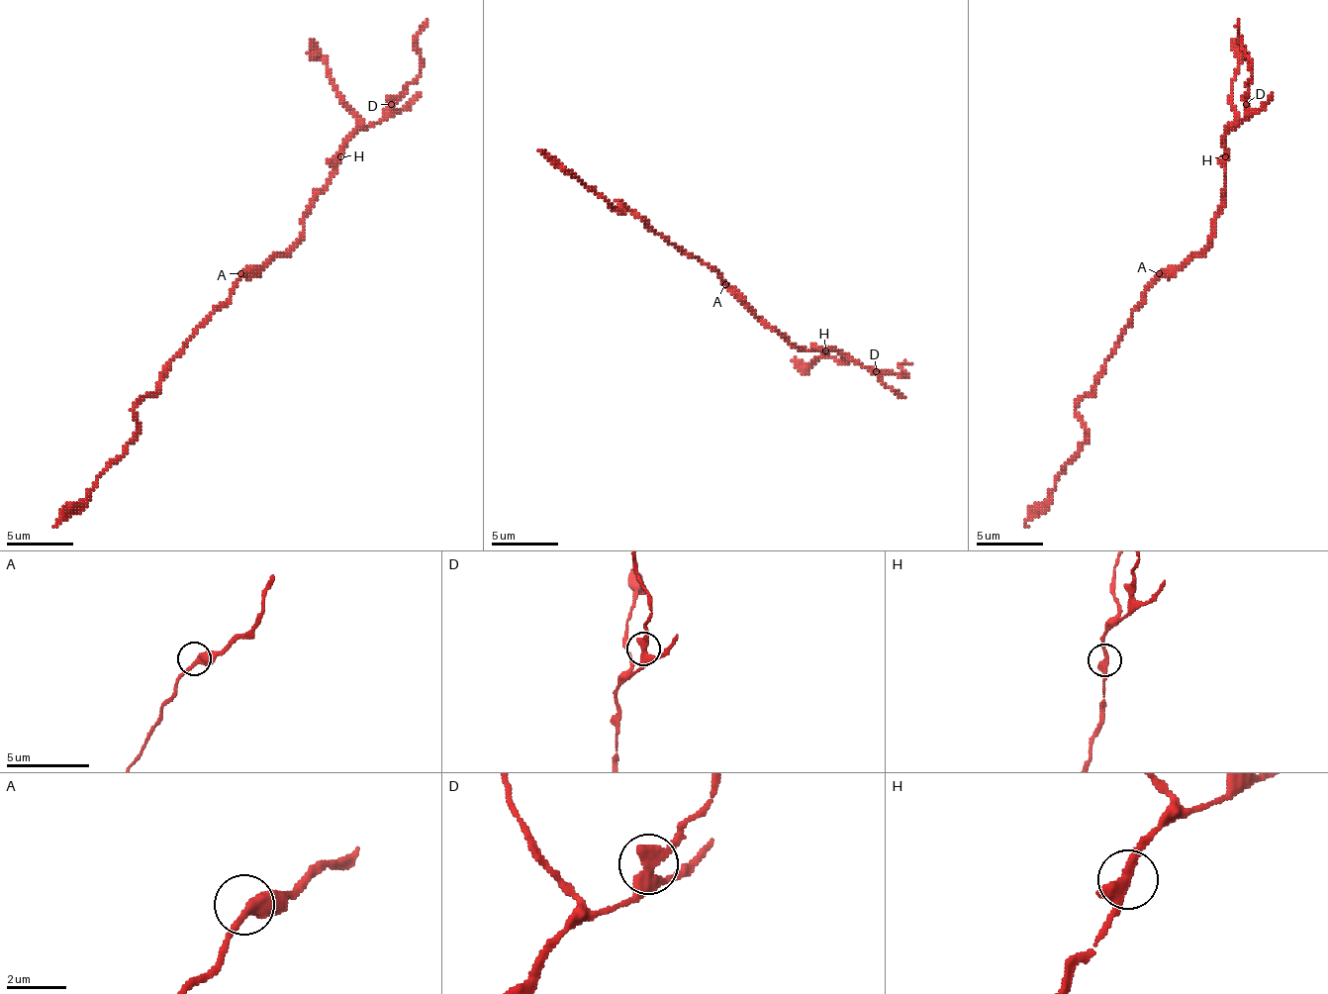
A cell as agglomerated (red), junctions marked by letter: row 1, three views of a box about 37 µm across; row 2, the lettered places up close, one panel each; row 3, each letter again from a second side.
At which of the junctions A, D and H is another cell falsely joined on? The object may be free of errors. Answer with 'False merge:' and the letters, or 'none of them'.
False merge: D

